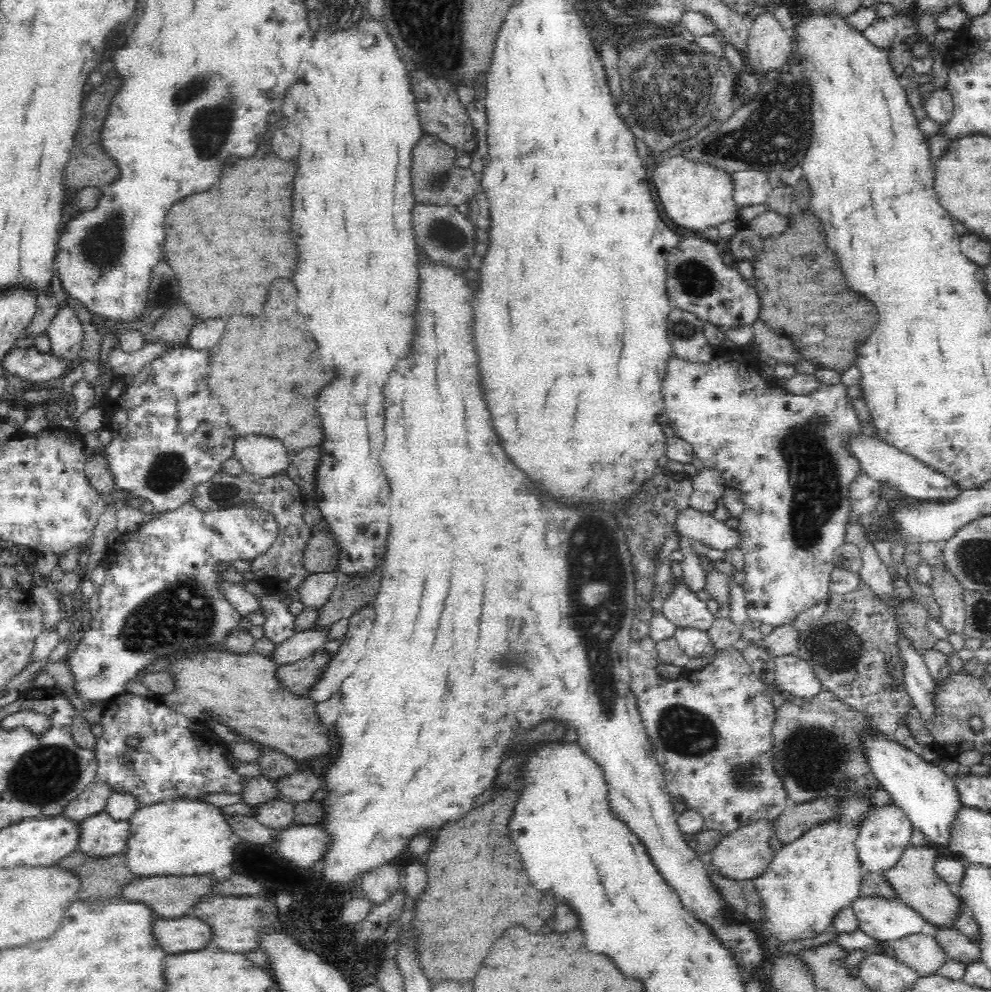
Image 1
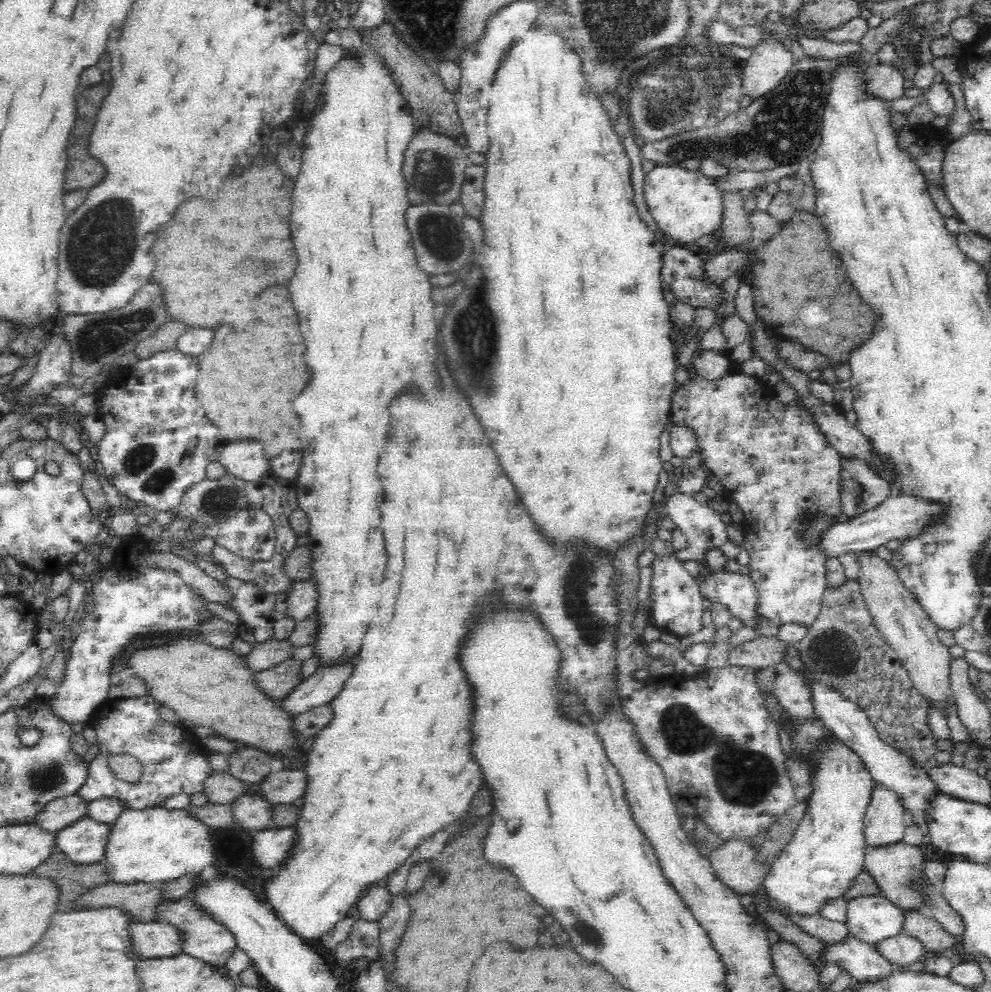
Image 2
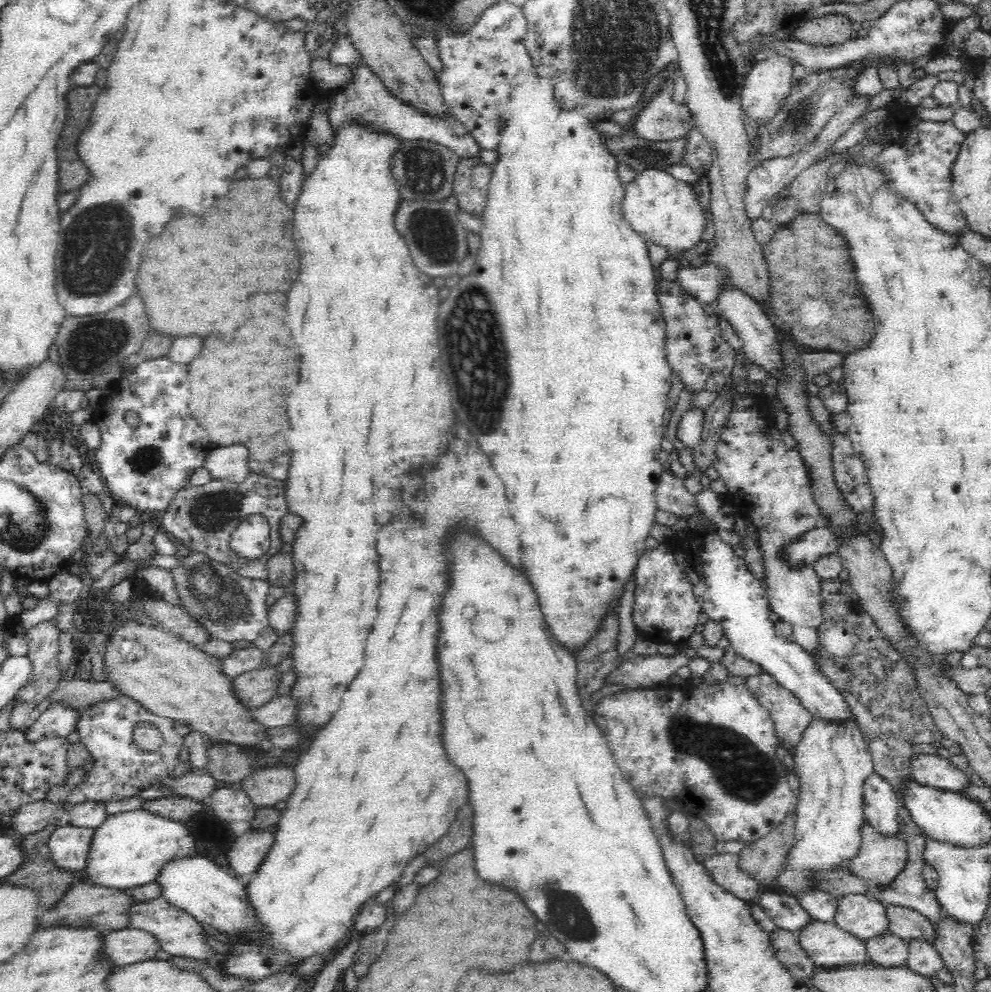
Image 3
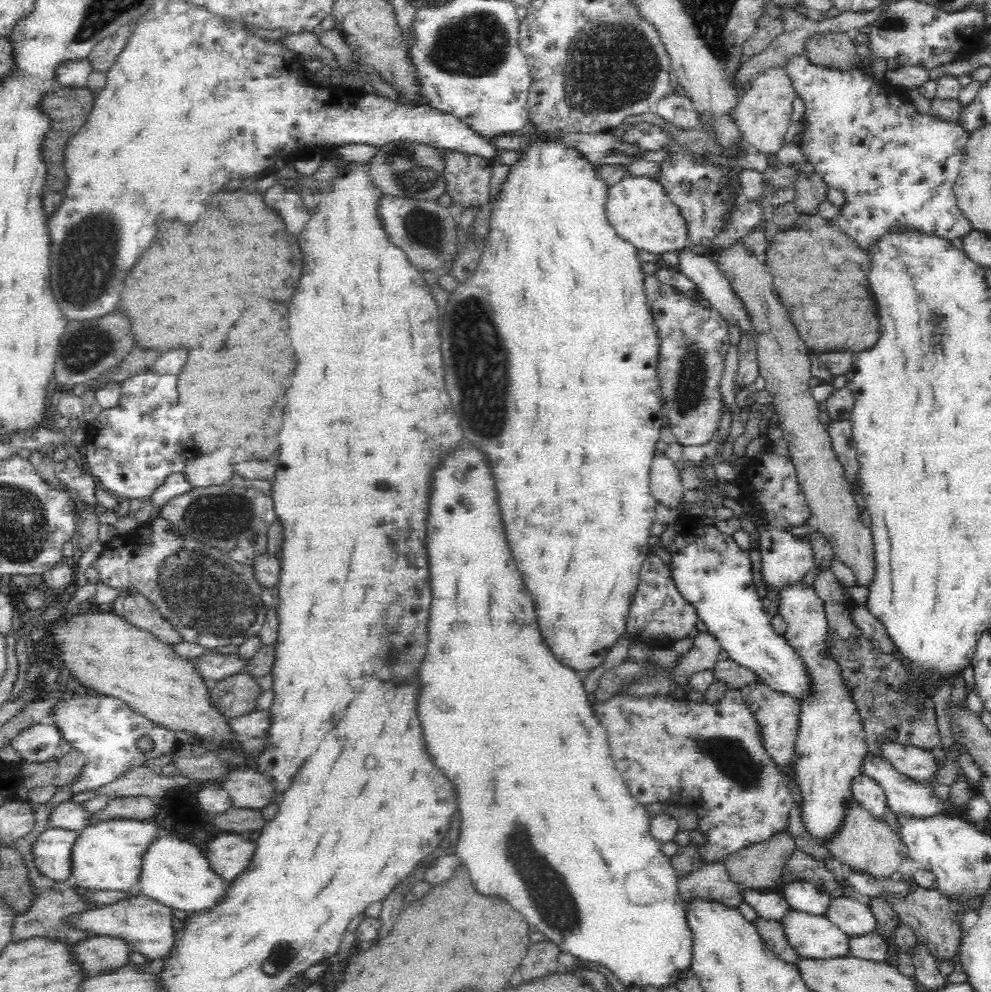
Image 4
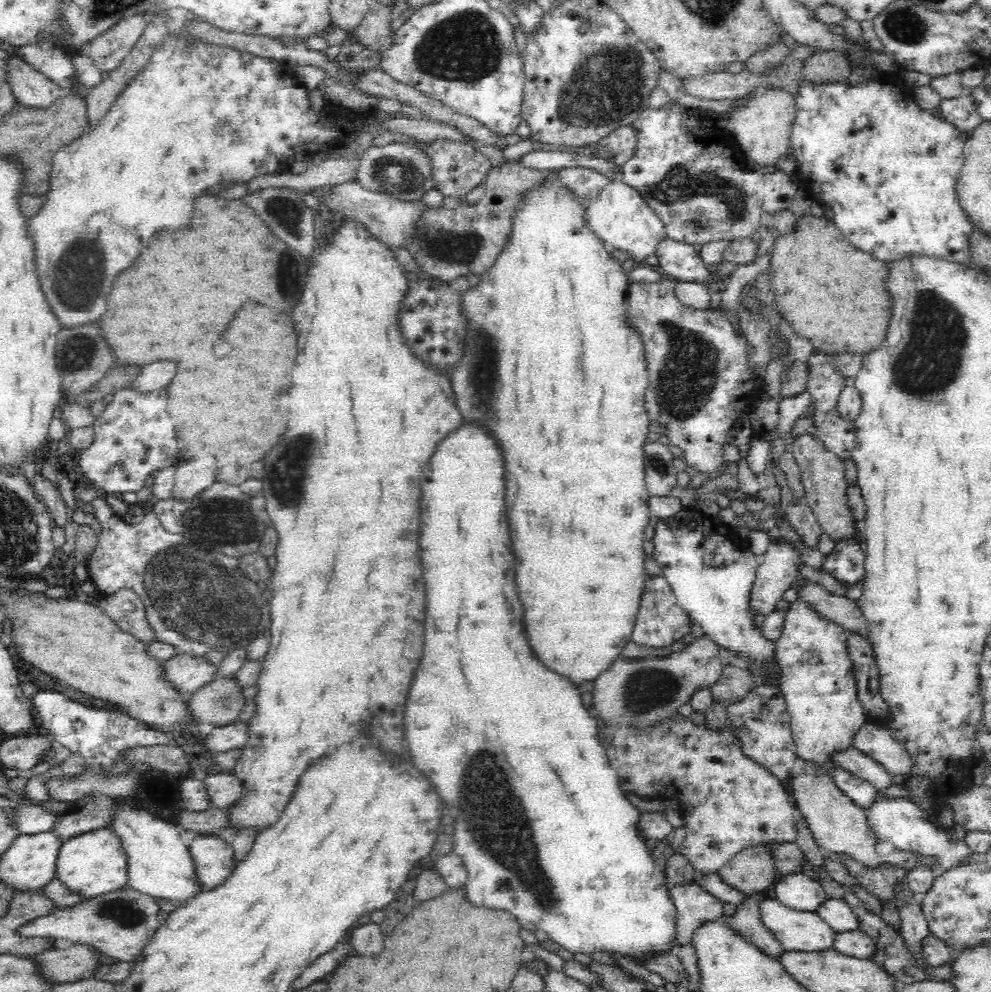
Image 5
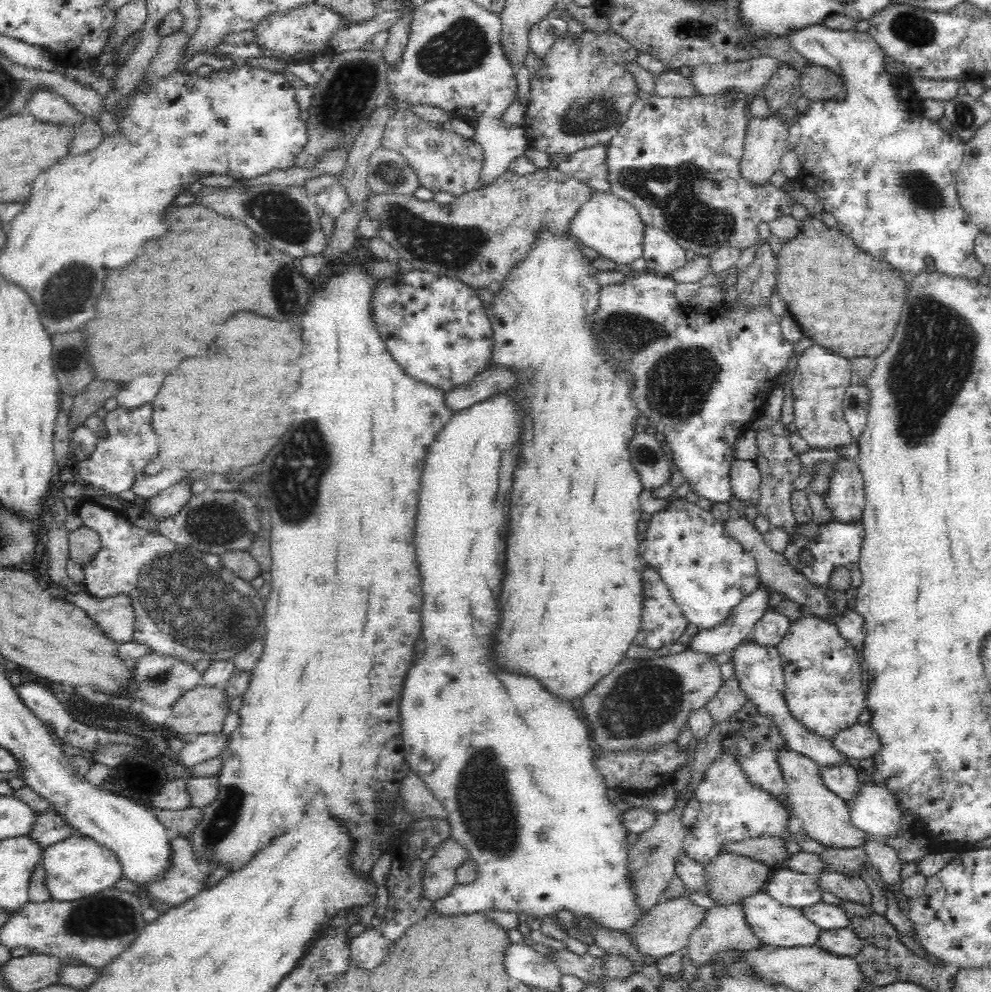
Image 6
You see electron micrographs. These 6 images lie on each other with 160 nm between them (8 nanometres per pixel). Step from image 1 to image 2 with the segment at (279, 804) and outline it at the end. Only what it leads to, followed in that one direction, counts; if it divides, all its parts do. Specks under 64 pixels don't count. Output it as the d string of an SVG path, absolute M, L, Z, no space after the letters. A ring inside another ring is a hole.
M244 795L233 805L235 818L246 830L254 830L254 834L273 828L274 803L256 796Z

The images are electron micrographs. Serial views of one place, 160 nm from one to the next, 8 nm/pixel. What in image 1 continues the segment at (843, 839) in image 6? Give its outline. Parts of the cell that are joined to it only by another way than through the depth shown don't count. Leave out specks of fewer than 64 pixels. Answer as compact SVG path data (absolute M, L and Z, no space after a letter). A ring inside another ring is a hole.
M909 844L898 860L898 864L894 864L894 868L890 868L882 875L888 879L891 888L894 888L898 900L918 911L926 922L938 928L953 928L965 903L934 870L937 860L936 850L926 847L925 844L920 846Z

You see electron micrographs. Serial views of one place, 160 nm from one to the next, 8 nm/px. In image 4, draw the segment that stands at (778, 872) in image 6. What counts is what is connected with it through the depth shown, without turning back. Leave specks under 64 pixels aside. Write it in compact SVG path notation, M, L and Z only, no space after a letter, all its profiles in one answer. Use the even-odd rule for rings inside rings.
M794 882L780 886L779 891L788 901L791 910L806 912L812 916L825 916L830 896L811 882Z

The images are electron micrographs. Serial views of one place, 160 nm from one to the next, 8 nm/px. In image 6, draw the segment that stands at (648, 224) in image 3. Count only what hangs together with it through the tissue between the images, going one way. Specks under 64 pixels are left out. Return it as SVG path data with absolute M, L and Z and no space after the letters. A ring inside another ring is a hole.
M596 191L576 212L569 228L585 246L598 252L598 256L606 257L609 266L618 263L621 267L625 267L642 257L646 226L640 211L634 208L630 201L622 199L612 191Z

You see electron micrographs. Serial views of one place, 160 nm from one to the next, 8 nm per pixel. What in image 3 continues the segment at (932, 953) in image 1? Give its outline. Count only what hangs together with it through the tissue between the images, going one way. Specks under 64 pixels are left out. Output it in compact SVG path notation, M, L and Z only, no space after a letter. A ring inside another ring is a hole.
M889 930L865 941L868 957L874 964L882 967L906 966L908 941L892 934Z

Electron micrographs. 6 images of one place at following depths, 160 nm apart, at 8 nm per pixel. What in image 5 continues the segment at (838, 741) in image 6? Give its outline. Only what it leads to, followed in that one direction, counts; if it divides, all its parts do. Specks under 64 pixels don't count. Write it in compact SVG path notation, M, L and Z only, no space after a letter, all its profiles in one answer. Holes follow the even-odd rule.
M866 722L854 738L854 747L882 764L889 774L910 776L915 768L914 757L892 733L874 722Z

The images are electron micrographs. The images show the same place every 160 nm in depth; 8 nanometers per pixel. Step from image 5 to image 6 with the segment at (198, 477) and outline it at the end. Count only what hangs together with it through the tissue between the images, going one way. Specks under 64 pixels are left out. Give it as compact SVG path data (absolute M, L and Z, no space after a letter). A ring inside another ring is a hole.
M190 478L177 480L170 488L162 490L158 496L148 499L150 511L156 520L175 515L190 498L192 498L192 482Z

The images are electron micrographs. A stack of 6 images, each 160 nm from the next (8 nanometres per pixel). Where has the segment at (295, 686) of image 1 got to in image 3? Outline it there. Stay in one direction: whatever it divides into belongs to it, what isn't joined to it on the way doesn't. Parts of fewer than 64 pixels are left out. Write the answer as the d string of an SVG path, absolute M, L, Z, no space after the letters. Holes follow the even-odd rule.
M274 665L264 666L245 672L233 679L234 689L242 703L256 709L268 704L270 700L278 696L278 686L280 686L282 674L276 670Z

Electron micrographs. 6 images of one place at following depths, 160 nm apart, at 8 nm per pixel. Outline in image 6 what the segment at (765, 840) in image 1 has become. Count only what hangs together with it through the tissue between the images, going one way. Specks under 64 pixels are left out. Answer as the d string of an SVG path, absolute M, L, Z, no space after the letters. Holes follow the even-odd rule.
M688 896L671 897L670 900L663 898L655 904L646 914L646 918L630 932L630 940L640 947L642 953L648 955L648 964L641 966L652 966L662 956L670 956L680 951L690 942L690 934L694 928L702 924L706 918L706 908L692 902Z

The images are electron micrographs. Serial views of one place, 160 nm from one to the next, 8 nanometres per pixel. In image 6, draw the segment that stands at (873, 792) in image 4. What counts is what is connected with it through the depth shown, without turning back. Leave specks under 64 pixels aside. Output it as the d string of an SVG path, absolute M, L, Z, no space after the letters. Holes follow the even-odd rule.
M843 765L821 770L826 787L842 800L850 802L862 795L863 784L857 766Z

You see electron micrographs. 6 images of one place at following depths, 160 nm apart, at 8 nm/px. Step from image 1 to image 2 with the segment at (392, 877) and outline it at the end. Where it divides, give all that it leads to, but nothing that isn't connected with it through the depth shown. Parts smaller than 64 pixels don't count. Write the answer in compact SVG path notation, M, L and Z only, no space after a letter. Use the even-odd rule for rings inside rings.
M384 882L372 883L367 887L354 910L358 918L379 921L388 912L394 896Z

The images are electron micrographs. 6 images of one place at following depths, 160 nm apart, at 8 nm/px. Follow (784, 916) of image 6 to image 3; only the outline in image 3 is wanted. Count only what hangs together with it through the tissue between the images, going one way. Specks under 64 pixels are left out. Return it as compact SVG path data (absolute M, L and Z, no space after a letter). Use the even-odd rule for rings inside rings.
M814 920L797 933L798 942L822 969L866 966L872 962L866 943L833 922Z

